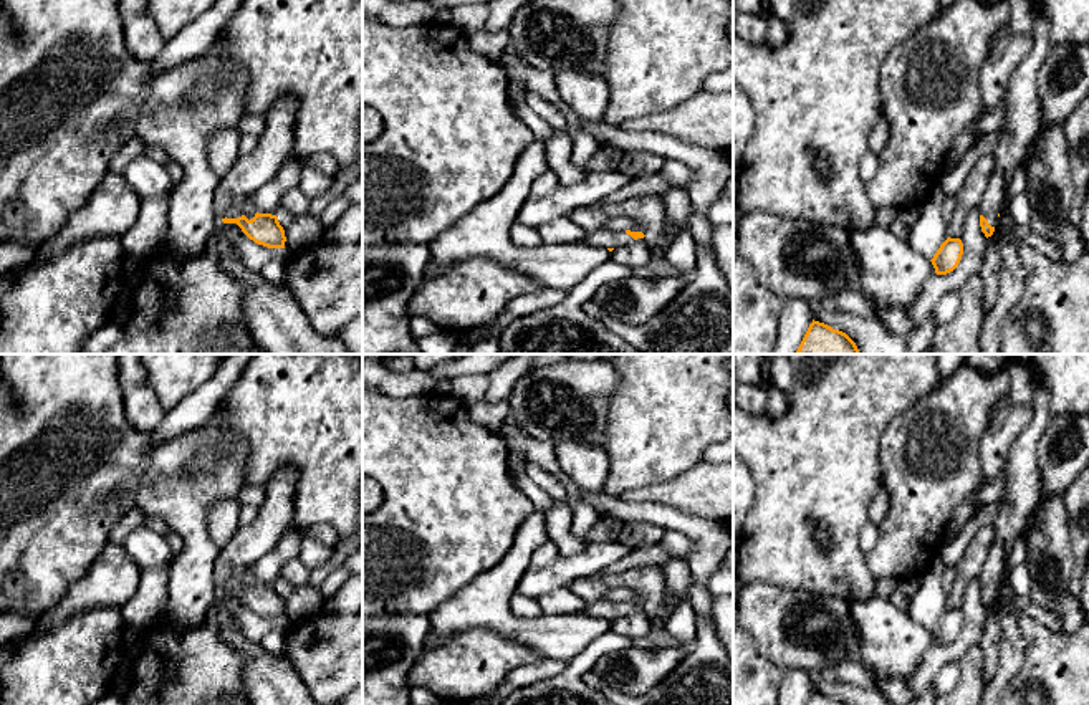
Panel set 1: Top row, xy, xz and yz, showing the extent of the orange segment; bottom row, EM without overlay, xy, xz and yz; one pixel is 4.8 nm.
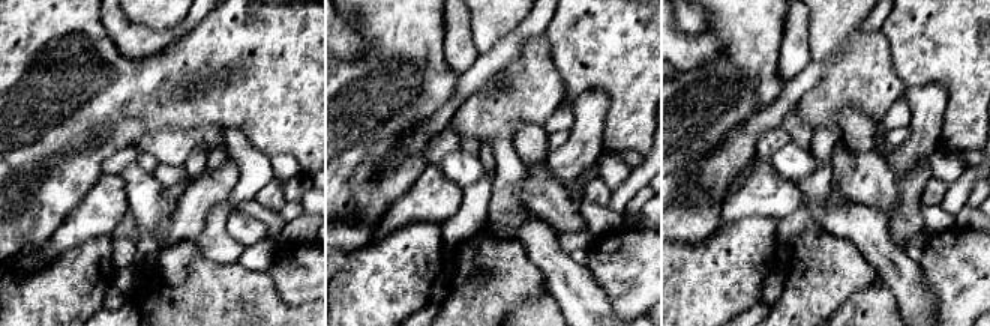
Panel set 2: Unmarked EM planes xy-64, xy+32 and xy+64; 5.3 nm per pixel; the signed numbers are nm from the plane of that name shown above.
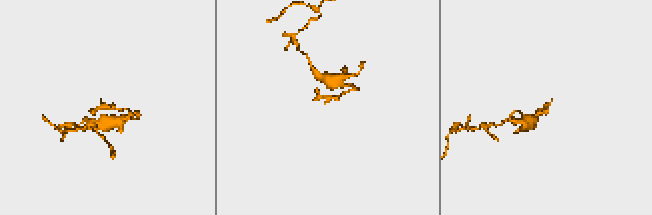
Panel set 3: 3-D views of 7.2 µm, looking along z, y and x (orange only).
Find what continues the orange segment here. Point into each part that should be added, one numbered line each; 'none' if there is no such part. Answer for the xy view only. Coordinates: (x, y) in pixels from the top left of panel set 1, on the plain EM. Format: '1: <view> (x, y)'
1: xy (244, 576)

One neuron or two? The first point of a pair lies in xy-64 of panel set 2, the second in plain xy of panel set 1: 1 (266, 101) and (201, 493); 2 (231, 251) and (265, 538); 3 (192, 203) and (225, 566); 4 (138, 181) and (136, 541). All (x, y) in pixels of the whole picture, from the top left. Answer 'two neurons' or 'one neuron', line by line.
1: two neurons
2: two neurons
3: one neuron
4: one neuron

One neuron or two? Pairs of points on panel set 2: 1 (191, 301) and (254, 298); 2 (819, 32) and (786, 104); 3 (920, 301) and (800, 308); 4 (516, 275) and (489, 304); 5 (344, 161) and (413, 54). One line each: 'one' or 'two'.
1: one
2: two
3: two
4: one
5: one

